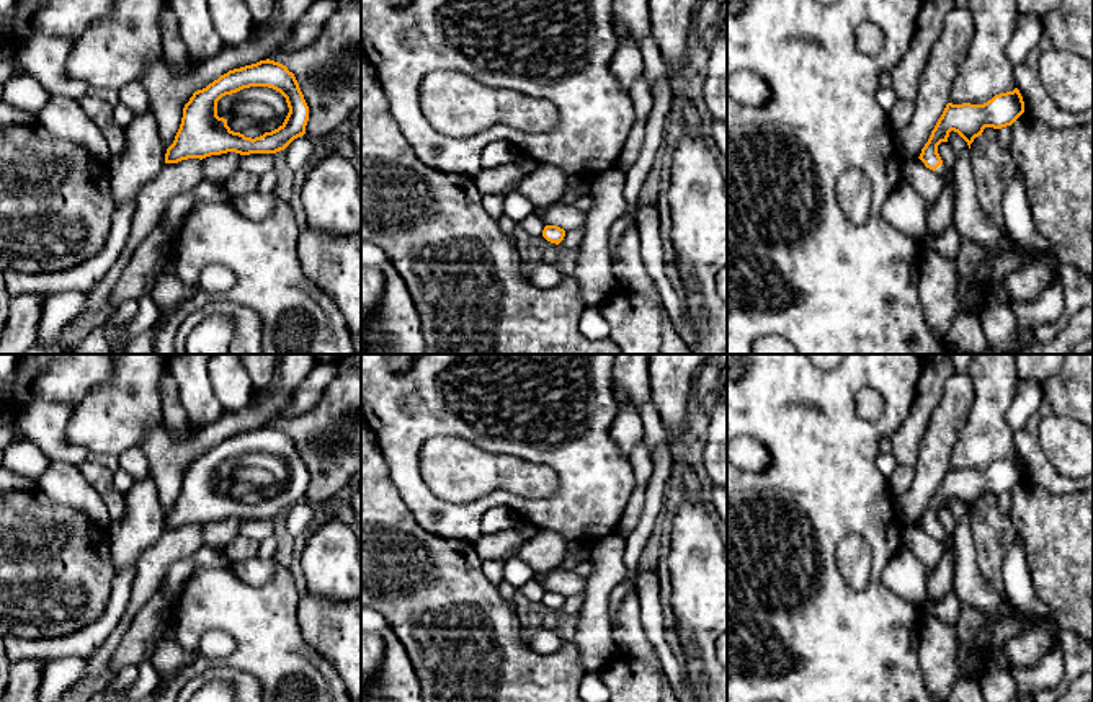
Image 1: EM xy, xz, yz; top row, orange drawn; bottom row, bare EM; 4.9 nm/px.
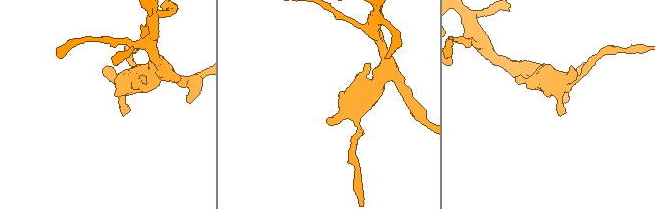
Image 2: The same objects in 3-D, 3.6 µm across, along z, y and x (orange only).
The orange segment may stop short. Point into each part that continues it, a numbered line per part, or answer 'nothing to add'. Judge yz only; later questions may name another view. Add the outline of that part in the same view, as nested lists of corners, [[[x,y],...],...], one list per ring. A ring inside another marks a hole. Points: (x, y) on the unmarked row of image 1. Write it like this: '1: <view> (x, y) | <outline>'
1: yz (941, 536) | [[[939,531],[935,539],[944,545],[944,550],[952,547],[952,537],[946,531]]]

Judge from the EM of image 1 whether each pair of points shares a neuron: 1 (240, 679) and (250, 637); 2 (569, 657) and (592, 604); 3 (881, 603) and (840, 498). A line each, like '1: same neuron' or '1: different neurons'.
1: different neurons
2: different neurons
3: same neuron

